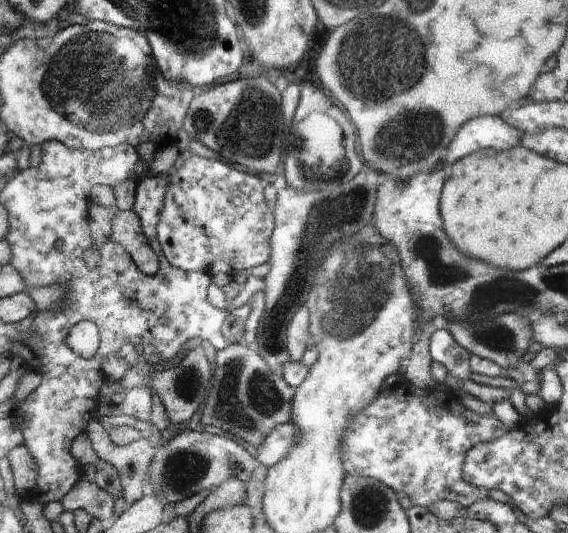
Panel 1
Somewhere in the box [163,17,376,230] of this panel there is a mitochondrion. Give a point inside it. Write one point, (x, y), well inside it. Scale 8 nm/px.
(249, 130)

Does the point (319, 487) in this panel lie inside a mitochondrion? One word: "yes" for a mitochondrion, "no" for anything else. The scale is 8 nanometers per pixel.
no

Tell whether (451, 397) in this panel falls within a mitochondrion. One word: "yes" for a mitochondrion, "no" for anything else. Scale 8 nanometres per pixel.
no

